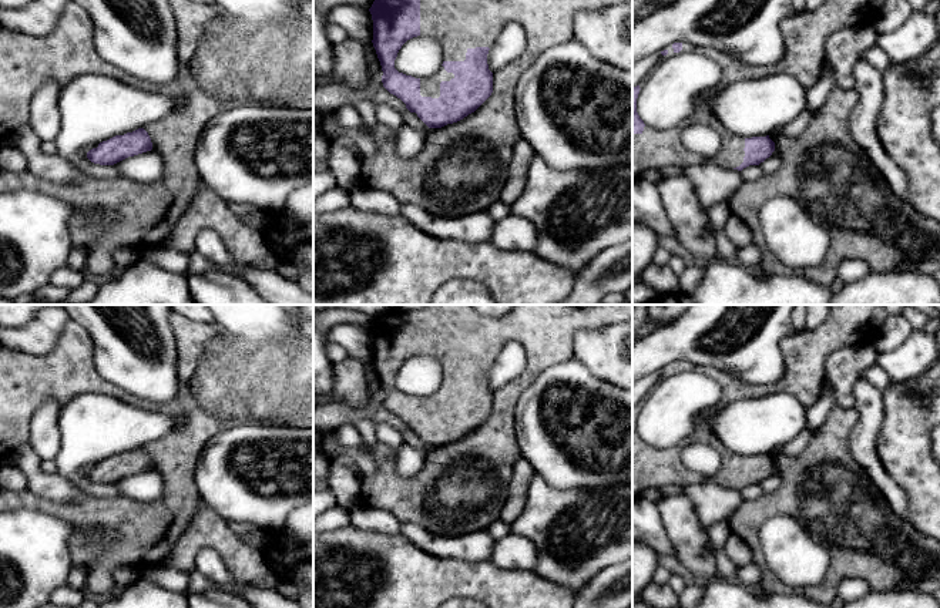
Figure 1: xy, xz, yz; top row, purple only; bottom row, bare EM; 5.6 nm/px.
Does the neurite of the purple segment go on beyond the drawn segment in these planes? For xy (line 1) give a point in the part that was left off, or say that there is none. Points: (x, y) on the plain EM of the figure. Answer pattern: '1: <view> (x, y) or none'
1: none

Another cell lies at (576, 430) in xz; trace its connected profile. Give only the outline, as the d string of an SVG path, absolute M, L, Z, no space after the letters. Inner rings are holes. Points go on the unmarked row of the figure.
M577 359L547 367L523 392L516 406L516 437L521 457L554 488L632 483L632 392L598 380Z

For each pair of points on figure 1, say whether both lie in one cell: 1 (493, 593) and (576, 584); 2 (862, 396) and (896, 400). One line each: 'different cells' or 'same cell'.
1: different cells
2: different cells

